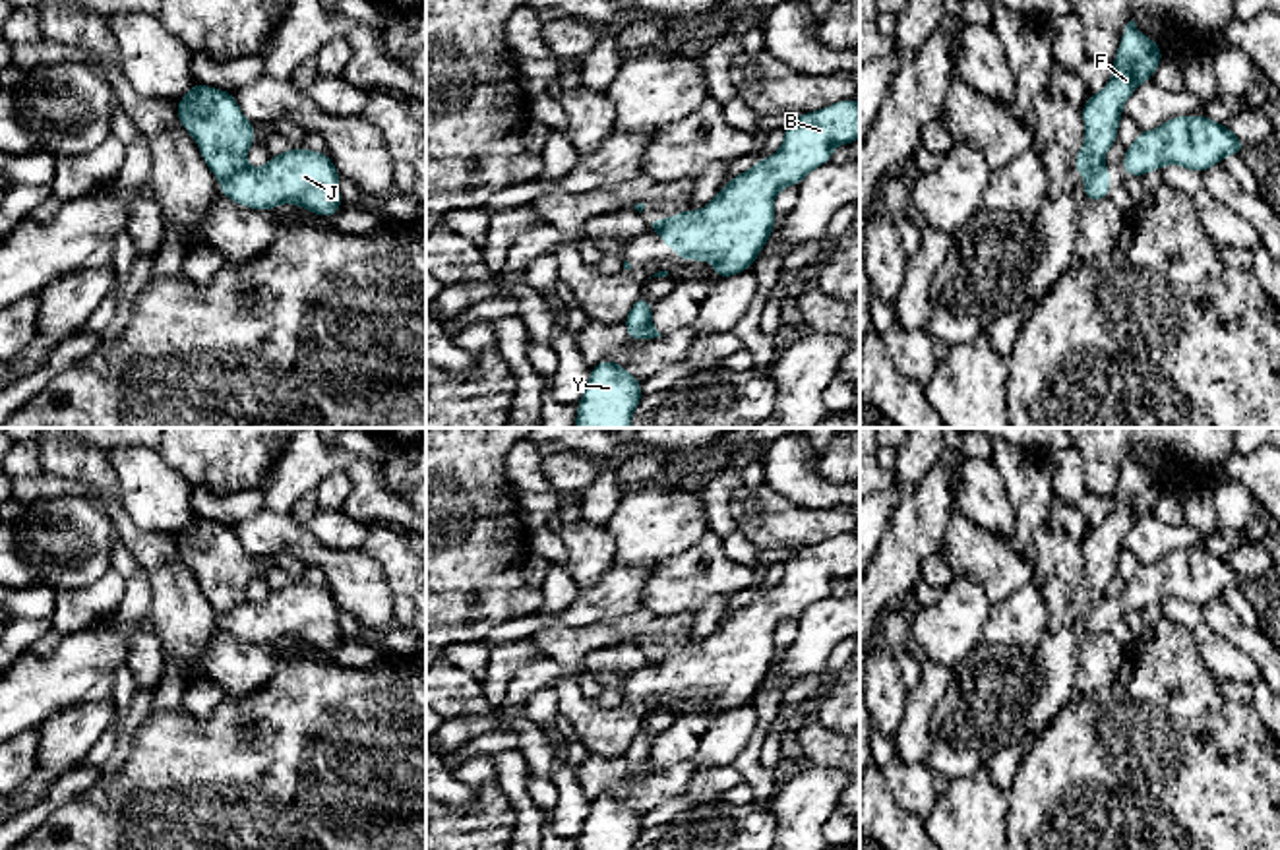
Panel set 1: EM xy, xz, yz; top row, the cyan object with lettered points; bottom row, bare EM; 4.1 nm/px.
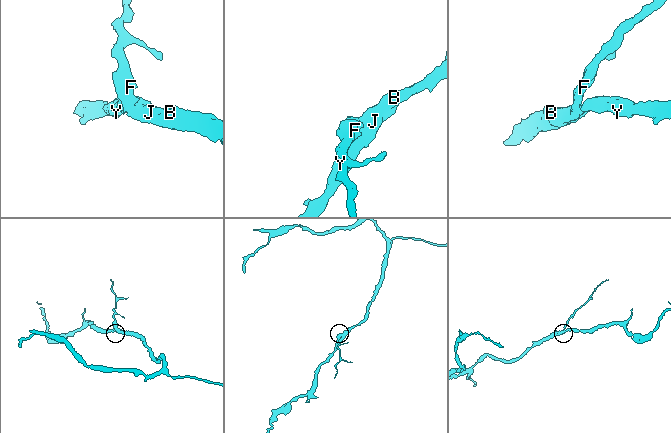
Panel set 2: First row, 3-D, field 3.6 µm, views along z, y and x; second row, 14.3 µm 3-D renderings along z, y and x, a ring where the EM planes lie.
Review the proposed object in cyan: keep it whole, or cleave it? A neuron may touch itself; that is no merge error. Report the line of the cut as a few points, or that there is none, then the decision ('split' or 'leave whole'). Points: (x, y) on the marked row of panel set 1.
cut xy (246, 165), (225, 181); split

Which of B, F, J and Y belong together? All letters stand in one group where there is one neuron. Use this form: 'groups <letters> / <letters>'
groups B J Y / F

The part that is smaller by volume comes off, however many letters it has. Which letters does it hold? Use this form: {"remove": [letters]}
{"remove": ["F"]}

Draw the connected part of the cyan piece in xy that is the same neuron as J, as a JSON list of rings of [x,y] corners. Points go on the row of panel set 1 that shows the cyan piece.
[[[292,147],[273,155],[265,167],[246,167],[227,178],[219,194],[248,207],[273,211],[279,203],[306,207],[318,217],[341,211],[341,174],[327,153]]]

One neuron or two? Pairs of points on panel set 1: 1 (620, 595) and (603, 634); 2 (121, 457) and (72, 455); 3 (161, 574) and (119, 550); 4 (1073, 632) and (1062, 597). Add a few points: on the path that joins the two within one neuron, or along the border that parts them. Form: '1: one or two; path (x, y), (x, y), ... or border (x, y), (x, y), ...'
1: two; border (643, 608), (610, 622), (560, 624)
2: two; border (107, 452), (119, 498)
3: two; border (113, 523), (121, 543), (140, 566)
4: two; border (1083, 566), (1083, 577), (1073, 601), (1054, 632)

